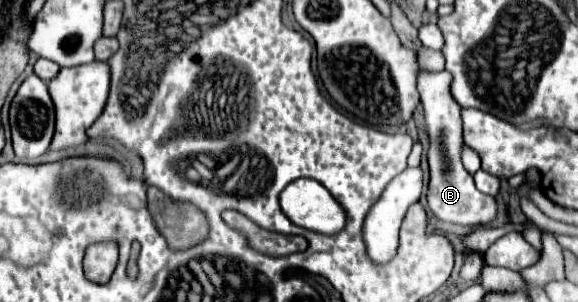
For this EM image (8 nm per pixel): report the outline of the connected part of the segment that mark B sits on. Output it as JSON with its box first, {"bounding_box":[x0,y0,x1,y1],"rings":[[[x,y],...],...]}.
{"bounding_box":[417,69,497,225],"rings":[[[443,69],[439,73],[425,73],[419,71],[417,89],[421,95],[421,103],[425,107],[425,119],[427,119],[427,131],[431,139],[429,147],[429,169],[431,169],[431,183],[427,201],[431,211],[441,219],[449,223],[459,225],[473,225],[473,223],[489,223],[497,215],[497,203],[491,195],[485,195],[477,191],[473,183],[473,175],[465,171],[461,163],[461,107],[451,95],[451,75]]]}

